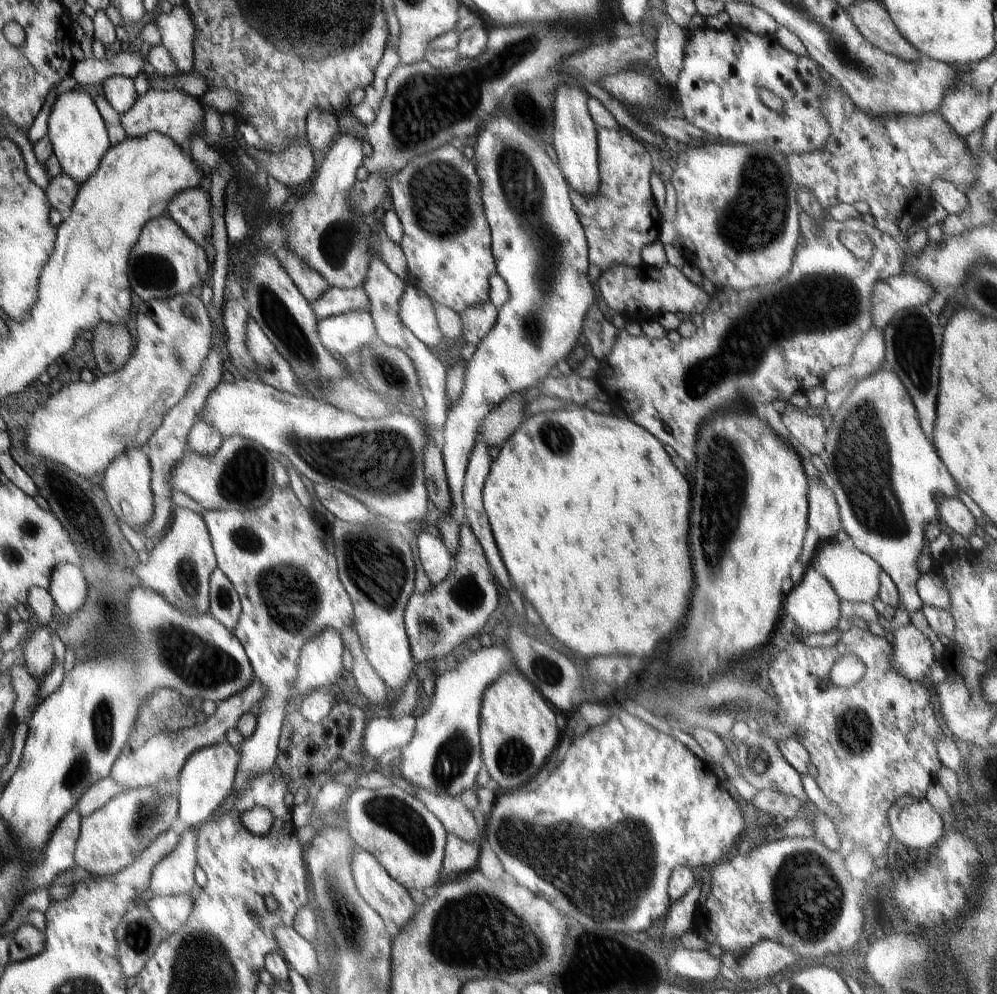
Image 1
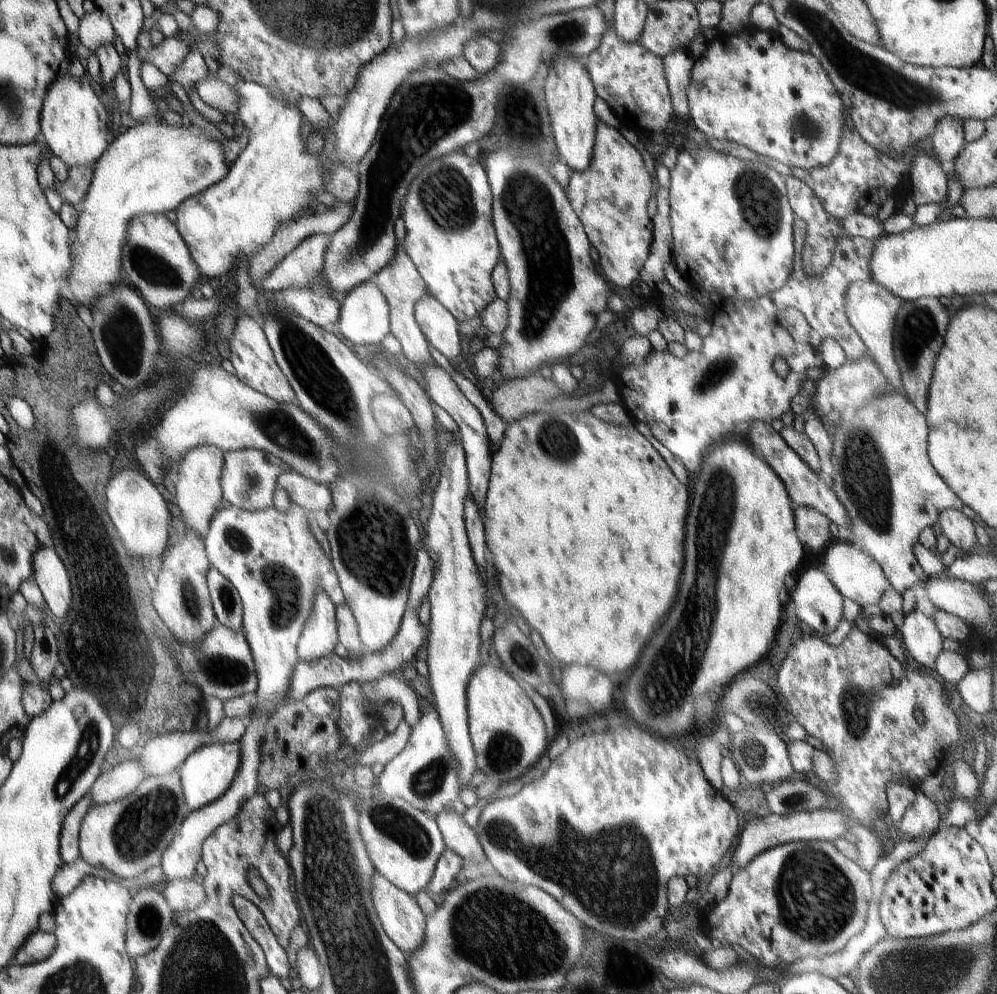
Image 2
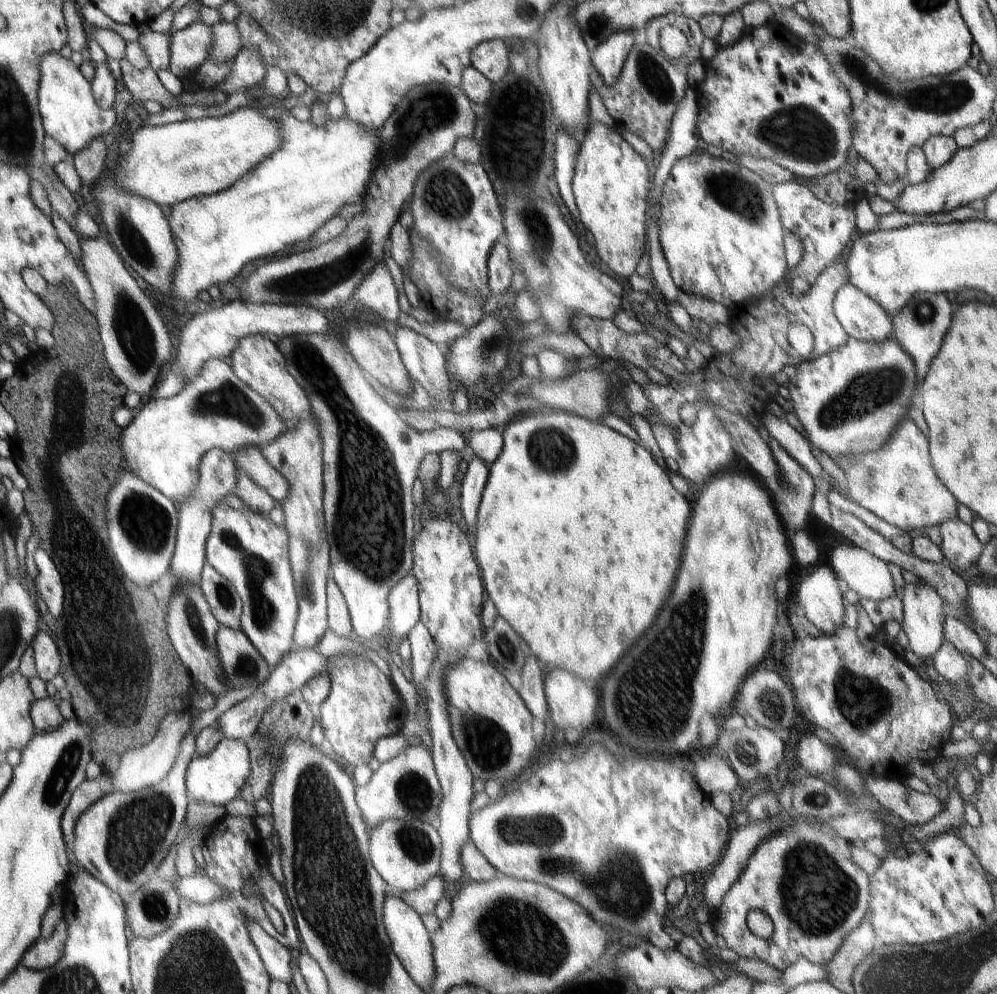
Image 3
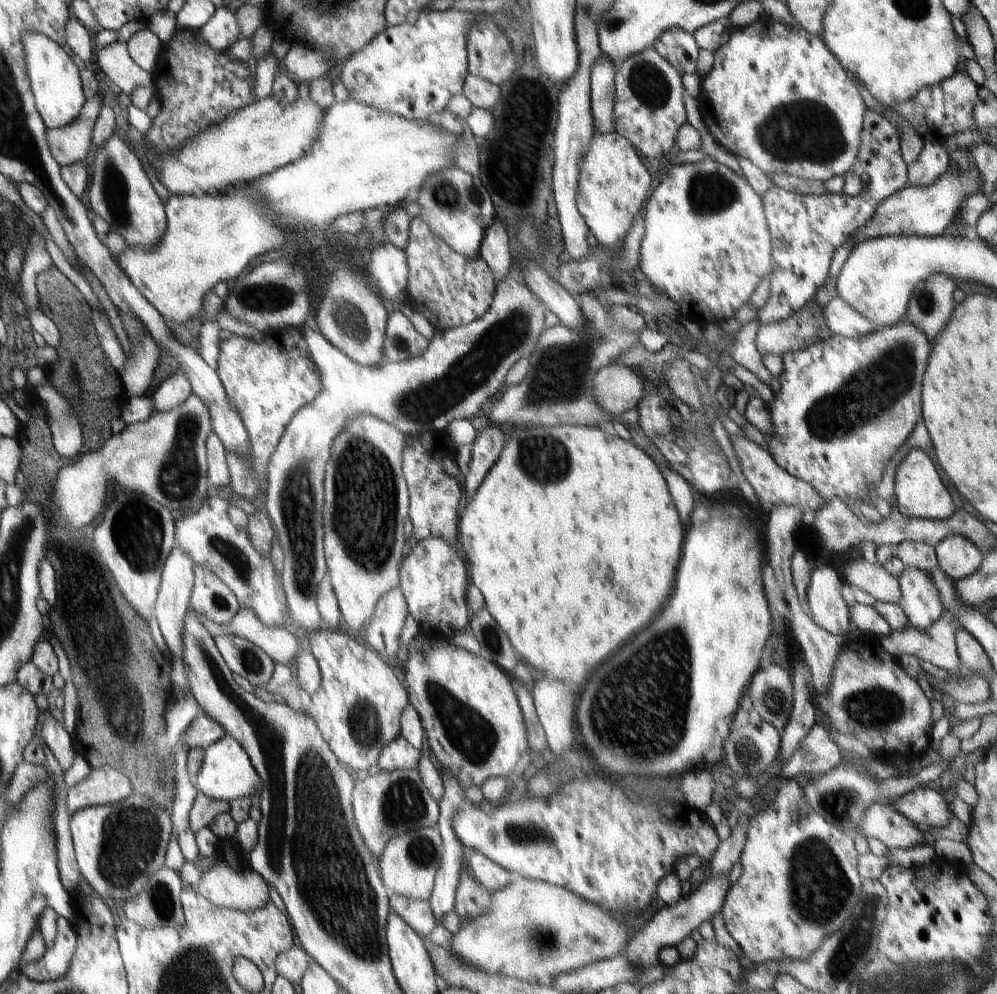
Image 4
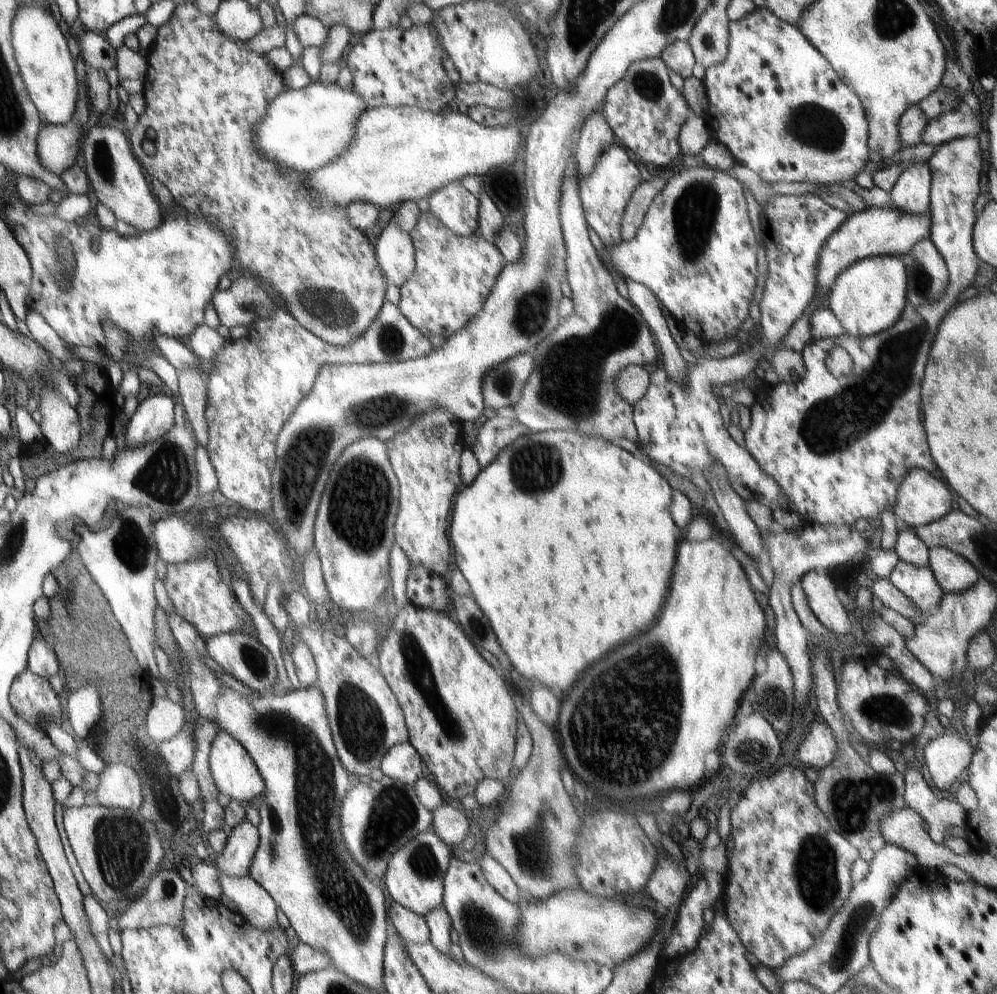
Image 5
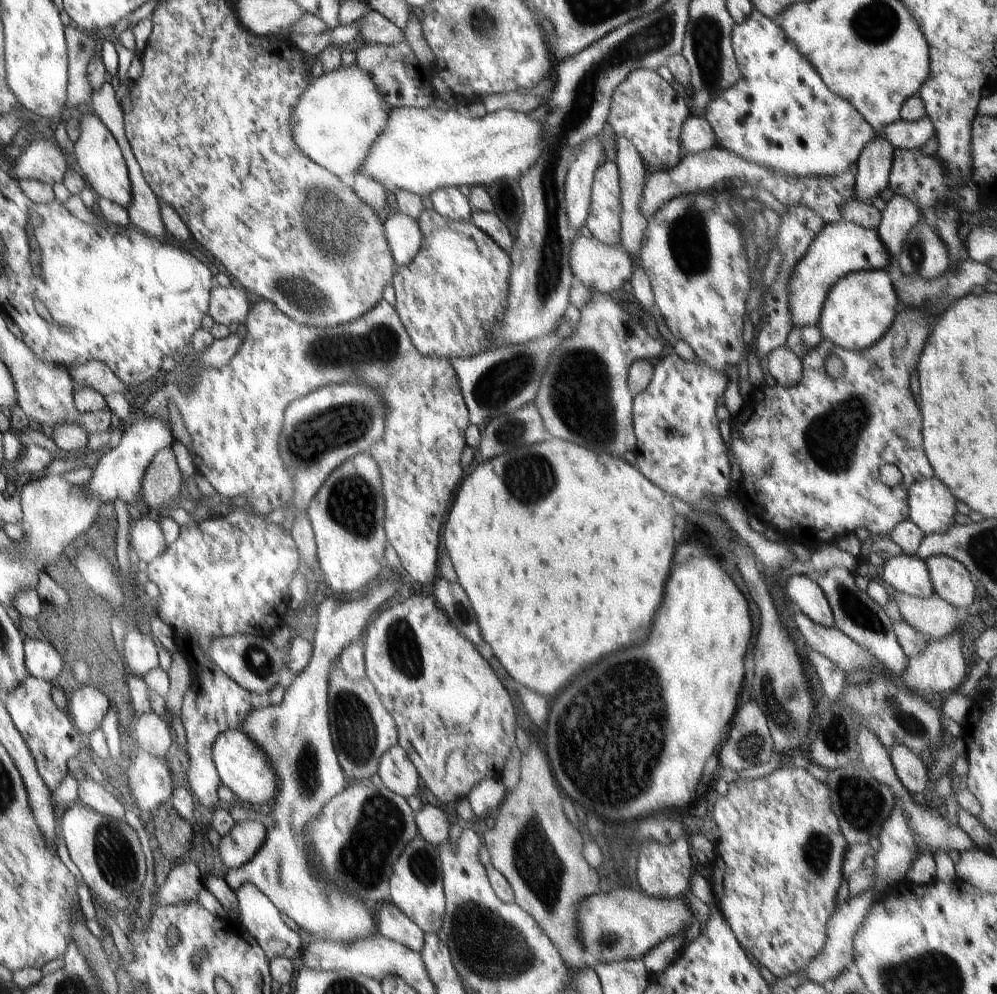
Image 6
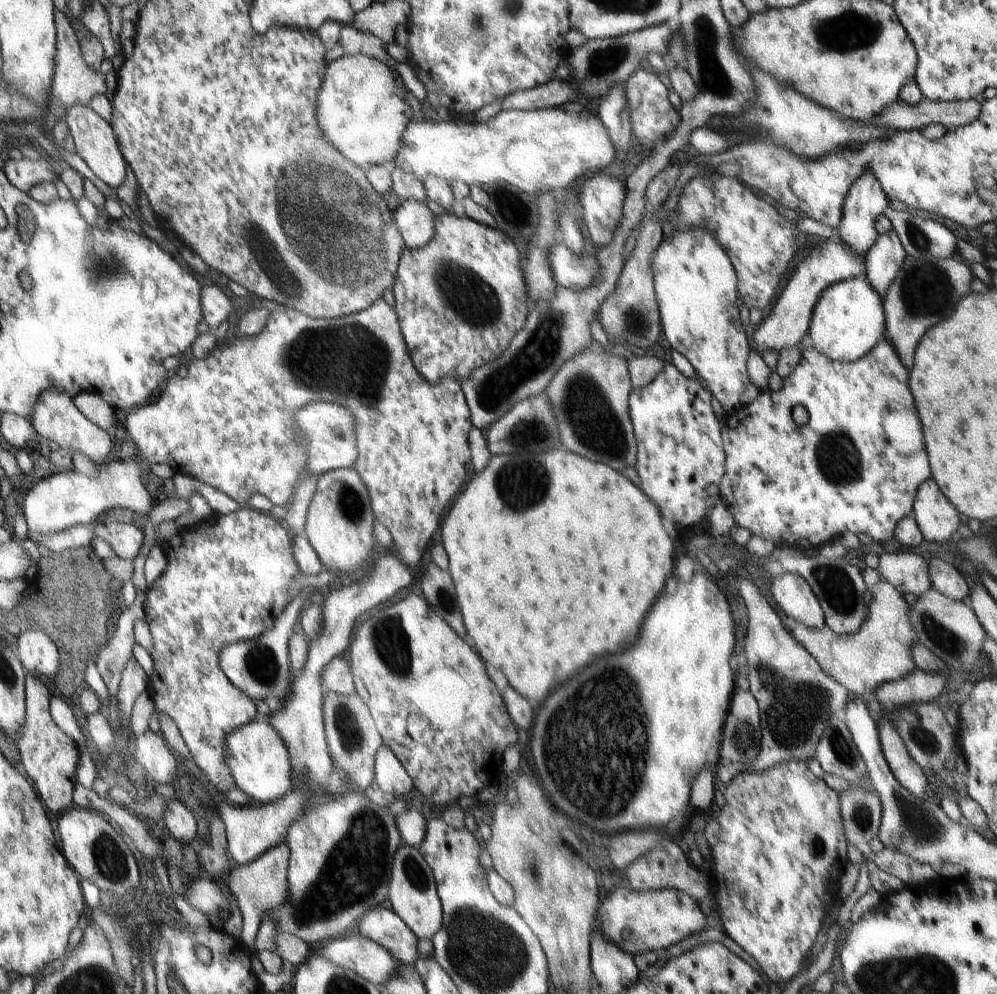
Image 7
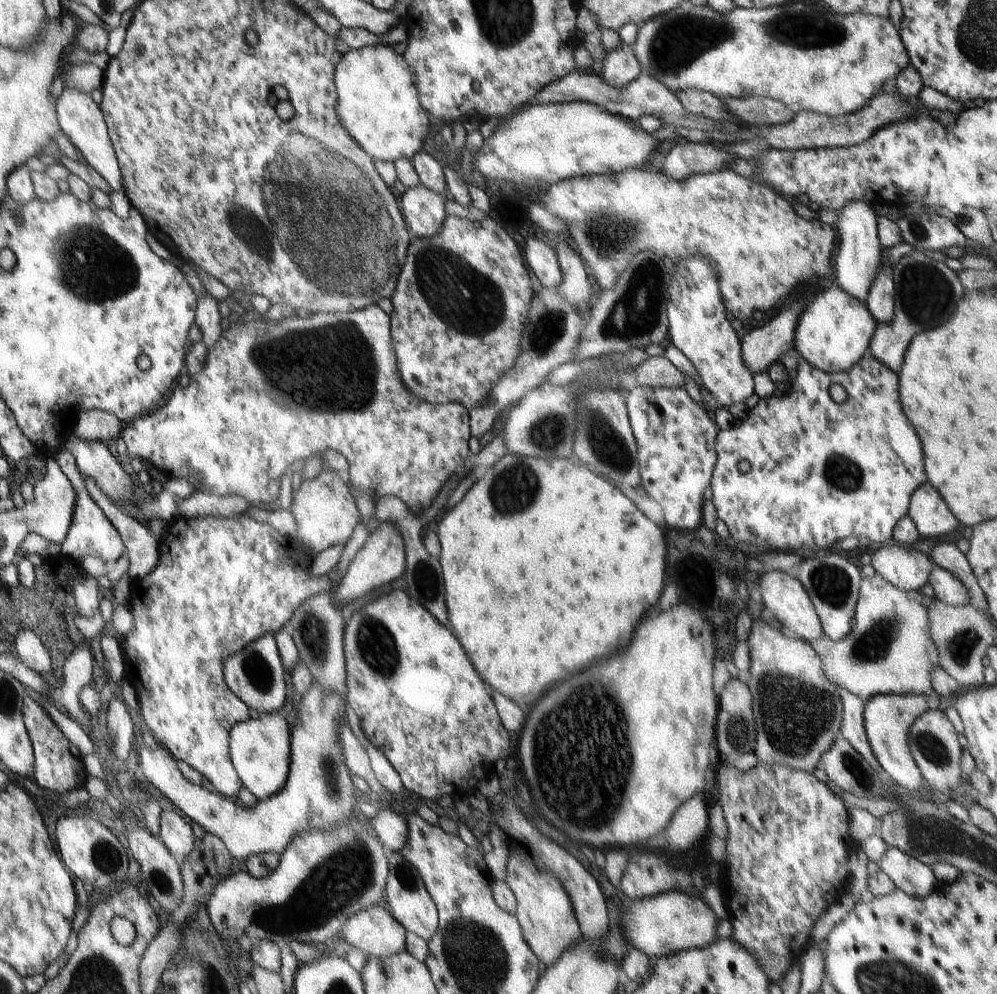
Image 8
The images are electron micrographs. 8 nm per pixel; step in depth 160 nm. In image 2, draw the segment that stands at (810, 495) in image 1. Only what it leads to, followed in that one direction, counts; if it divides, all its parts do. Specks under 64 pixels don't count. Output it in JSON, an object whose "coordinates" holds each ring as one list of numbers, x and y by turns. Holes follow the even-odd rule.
{"coordinates":[[796,507,793,510,797,536,804,538,804,548,810,556,812,552,820,552,830,542,831,521,820,512,807,507]]}

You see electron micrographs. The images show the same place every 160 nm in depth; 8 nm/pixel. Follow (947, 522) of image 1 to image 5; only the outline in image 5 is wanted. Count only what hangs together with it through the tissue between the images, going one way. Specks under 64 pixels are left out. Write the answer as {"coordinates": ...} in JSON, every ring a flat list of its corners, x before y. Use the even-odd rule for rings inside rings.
{"coordinates":[[950,548,930,549,929,570,943,592,964,592,981,578,980,572,964,556]]}

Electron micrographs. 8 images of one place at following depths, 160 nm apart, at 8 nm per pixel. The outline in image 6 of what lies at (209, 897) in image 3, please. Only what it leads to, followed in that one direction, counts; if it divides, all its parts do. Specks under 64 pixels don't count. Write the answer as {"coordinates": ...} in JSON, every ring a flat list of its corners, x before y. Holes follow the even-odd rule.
{"coordinates":[[243,884,236,892,238,899,237,910,241,914,241,922,245,929,251,934,252,938,260,945,269,959,274,957,284,957,288,960,302,956,302,941,300,935,290,929,280,916,280,911,262,894,253,884]]}

